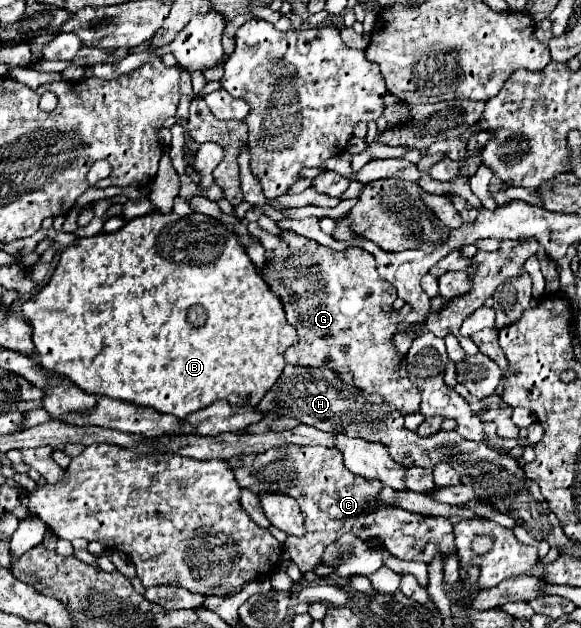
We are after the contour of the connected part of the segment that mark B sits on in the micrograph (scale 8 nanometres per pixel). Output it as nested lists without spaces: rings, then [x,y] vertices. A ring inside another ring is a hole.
[[[152,212],[152,214],[130,220],[124,228],[120,228],[114,234],[98,234],[92,238],[80,238],[78,244],[68,246],[60,254],[58,268],[54,270],[50,282],[34,298],[22,304],[22,314],[32,324],[32,330],[34,330],[32,340],[36,344],[42,368],[60,372],[62,376],[70,378],[78,388],[82,388],[86,394],[102,394],[108,398],[120,398],[126,402],[134,402],[138,406],[150,406],[156,412],[172,414],[176,418],[182,418],[194,410],[206,408],[214,400],[228,400],[230,406],[242,406],[250,398],[250,406],[258,406],[262,396],[272,388],[272,384],[280,378],[286,366],[286,360],[284,360],[286,348],[298,342],[296,328],[286,322],[280,300],[264,284],[262,274],[252,264],[250,256],[246,254],[244,246],[238,242],[236,234],[228,230],[228,226],[224,226],[222,222],[206,214],[192,214],[192,216],[180,218],[174,212],[172,214]],[[190,308],[206,308],[206,320],[202,320],[202,324],[190,324]]]

